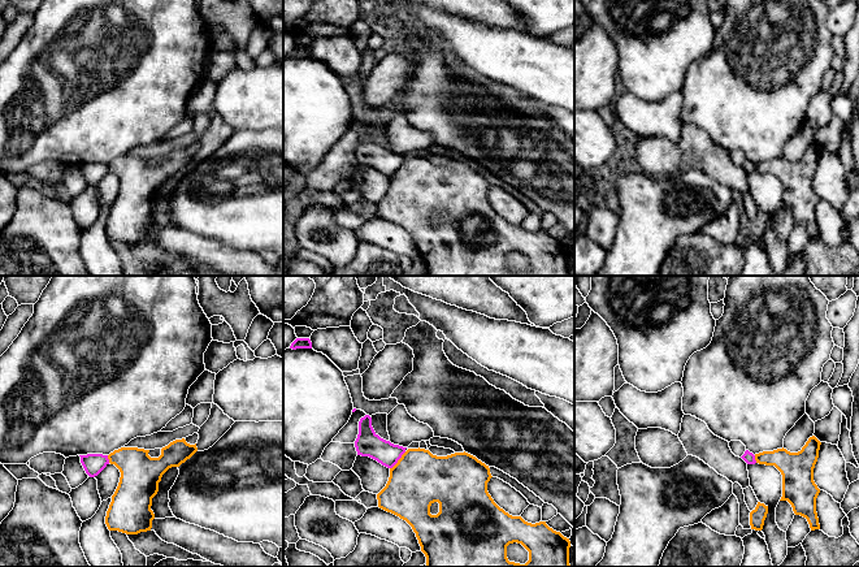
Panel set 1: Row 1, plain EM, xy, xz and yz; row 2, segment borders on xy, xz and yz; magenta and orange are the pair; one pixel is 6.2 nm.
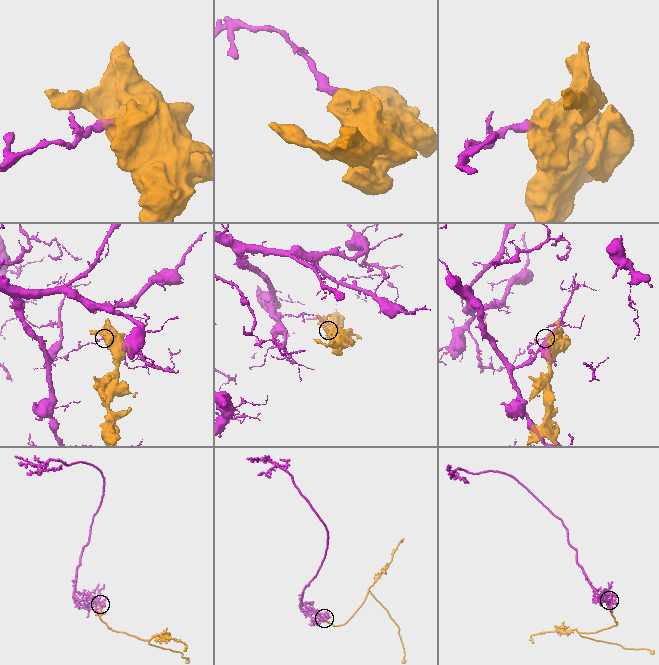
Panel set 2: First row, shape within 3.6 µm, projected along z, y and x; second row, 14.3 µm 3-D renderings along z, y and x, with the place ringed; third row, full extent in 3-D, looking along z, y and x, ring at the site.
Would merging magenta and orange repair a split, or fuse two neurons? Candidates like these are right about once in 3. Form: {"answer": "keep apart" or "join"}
{"answer": "keep apart"}

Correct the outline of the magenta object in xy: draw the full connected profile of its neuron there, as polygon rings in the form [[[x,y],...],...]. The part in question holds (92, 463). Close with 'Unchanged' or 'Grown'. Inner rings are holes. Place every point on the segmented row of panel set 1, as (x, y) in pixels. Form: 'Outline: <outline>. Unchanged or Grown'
Outline: [[[87,454],[79,456],[81,463],[90,477],[97,476],[109,464],[108,455]]]. Unchanged

